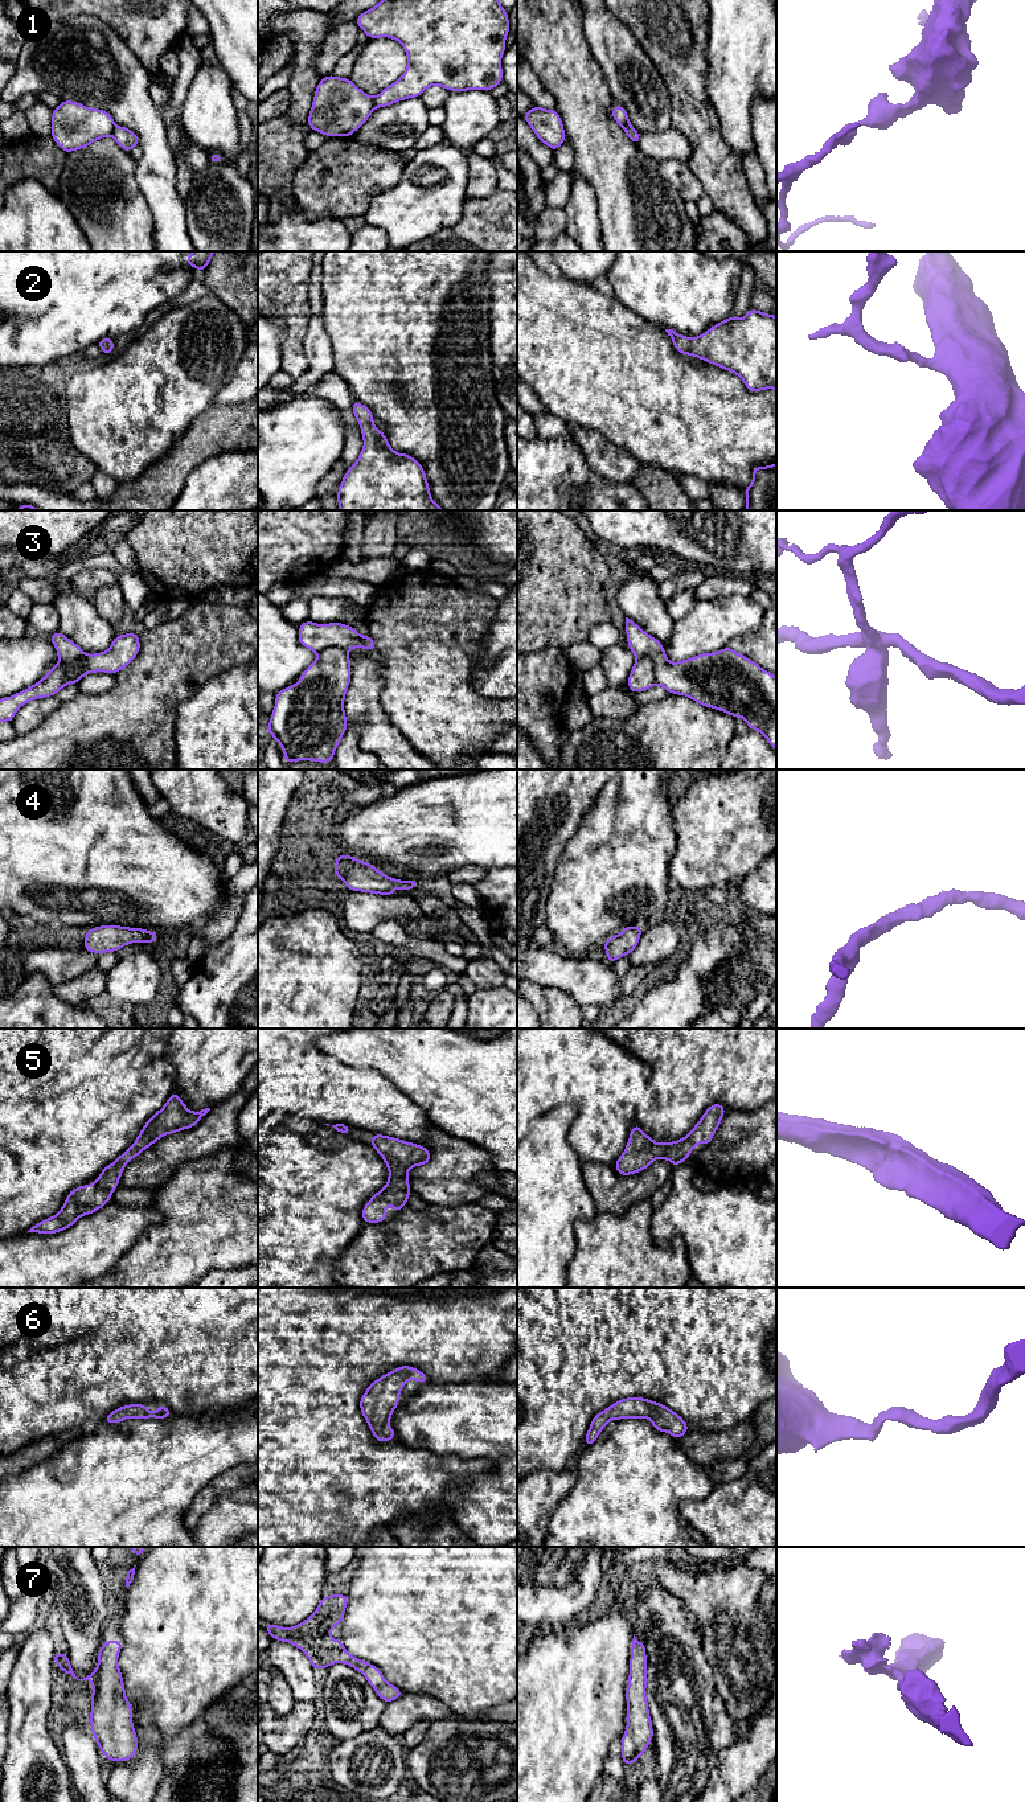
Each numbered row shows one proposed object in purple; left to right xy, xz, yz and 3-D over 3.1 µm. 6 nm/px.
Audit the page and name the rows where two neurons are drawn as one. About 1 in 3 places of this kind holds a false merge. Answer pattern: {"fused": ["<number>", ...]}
{"fused": ["1", "3"]}

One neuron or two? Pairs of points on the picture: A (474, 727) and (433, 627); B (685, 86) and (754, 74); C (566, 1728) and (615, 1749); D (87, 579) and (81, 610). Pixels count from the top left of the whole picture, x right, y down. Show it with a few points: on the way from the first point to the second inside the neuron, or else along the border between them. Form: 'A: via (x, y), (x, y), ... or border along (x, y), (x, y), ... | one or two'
A: via (449, 702), (433, 686), (433, 652) | one
B: border along (706, 50), (706, 99), (716, 111) | two
C: border along (619, 1737), (611, 1744), (602, 1770) | two
D: border along (69, 582), (78, 591), (87, 595) | two

